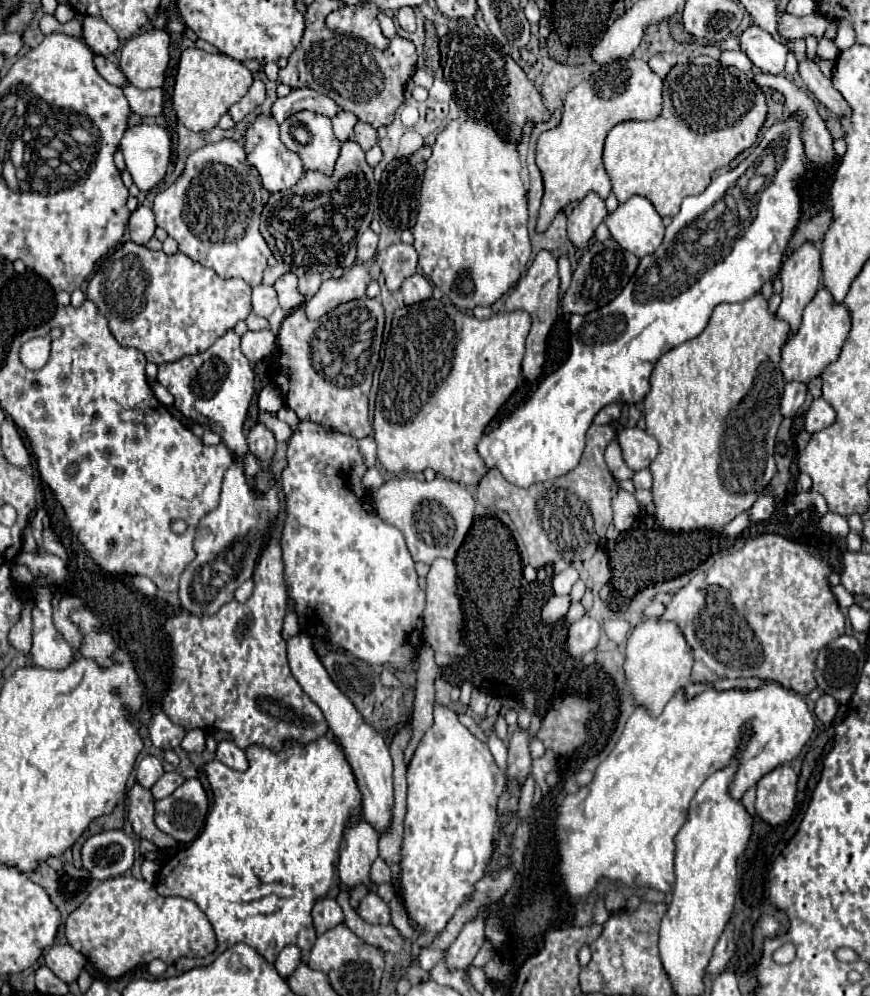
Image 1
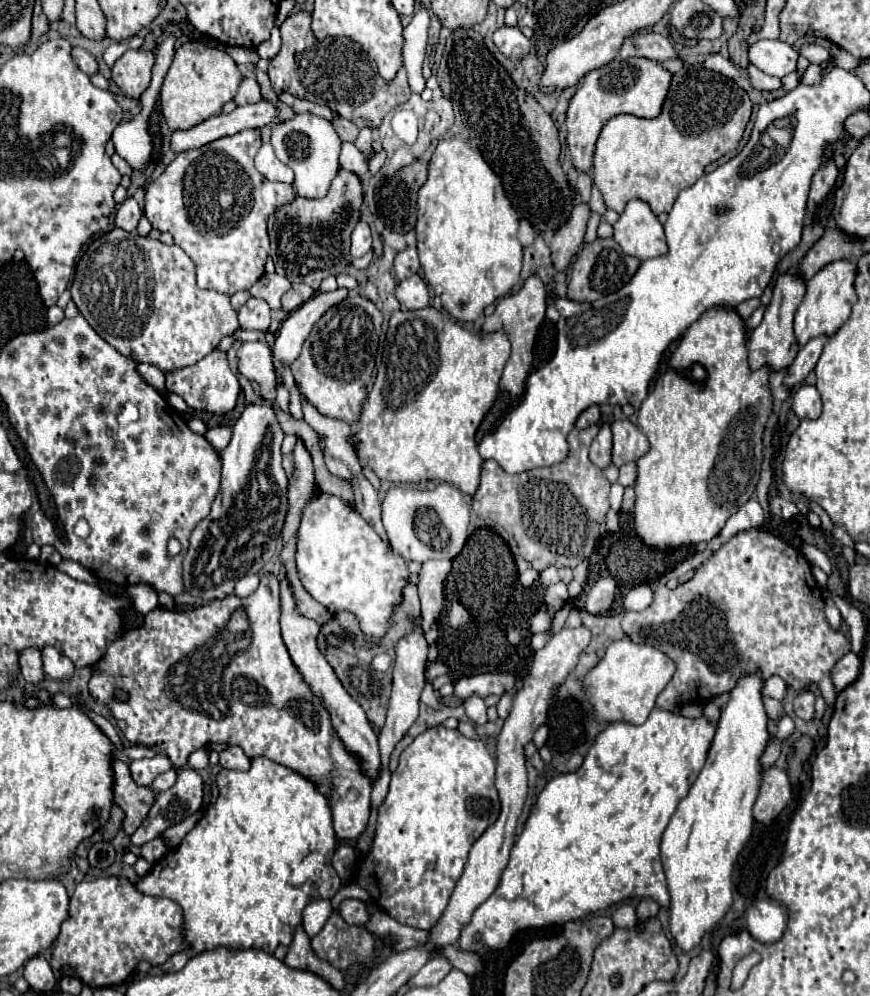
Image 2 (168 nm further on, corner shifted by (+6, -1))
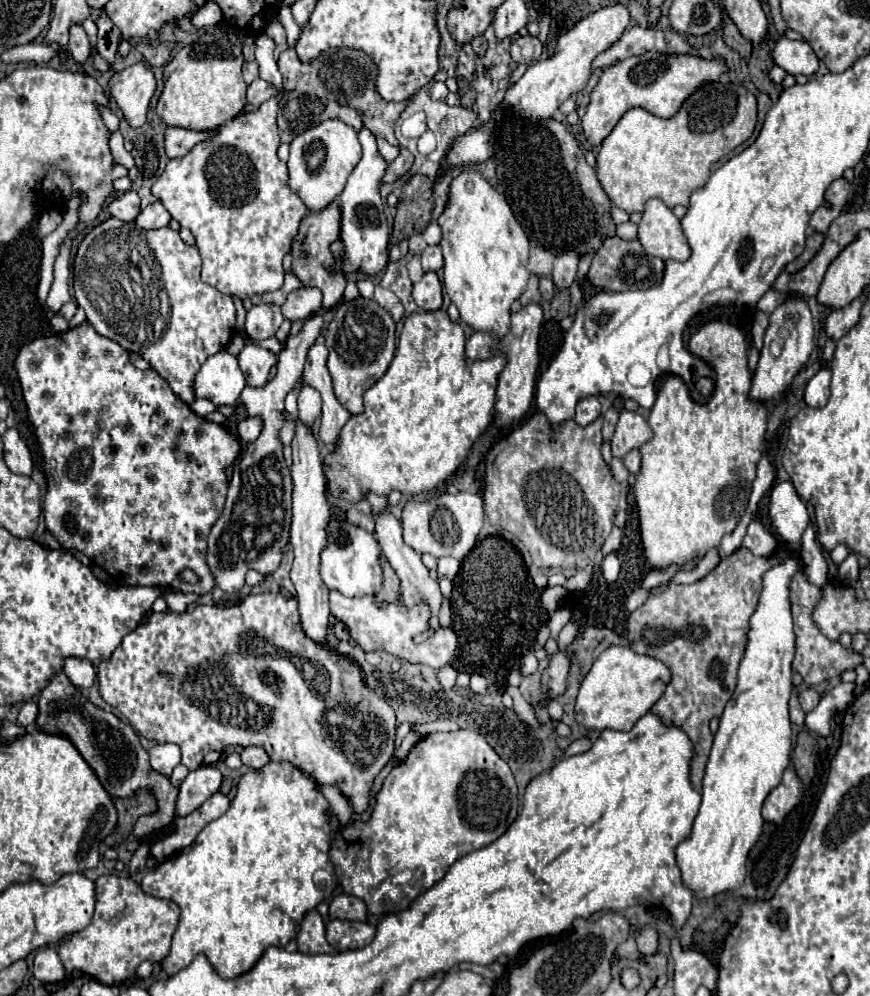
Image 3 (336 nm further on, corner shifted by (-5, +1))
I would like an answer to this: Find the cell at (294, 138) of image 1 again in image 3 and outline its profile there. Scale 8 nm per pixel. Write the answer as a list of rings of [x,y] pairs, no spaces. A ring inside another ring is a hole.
[[[338,119],[322,121],[320,125],[306,129],[304,133],[292,139],[288,159],[288,173],[290,173],[288,185],[292,191],[300,195],[300,199],[306,203],[310,211],[320,211],[344,191],[346,179],[358,165],[360,157],[362,149],[358,143],[358,135],[350,125]]]

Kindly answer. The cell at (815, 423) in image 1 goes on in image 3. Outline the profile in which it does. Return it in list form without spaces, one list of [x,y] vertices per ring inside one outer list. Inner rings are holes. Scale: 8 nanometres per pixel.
[[[820,369],[806,385],[804,401],[808,407],[824,407],[830,397],[830,369]]]

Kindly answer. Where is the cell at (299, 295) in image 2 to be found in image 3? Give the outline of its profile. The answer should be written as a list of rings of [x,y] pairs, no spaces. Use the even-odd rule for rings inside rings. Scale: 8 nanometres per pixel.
[[[300,287],[292,291],[282,305],[282,315],[290,321],[306,321],[310,315],[322,309],[320,289],[316,287]]]

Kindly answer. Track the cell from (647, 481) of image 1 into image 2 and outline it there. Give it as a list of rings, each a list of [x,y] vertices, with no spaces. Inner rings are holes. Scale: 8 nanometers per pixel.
[[[631,461],[631,463],[625,463],[625,465],[619,467],[619,479],[617,479],[619,485],[623,485],[623,487],[633,485],[635,479],[637,479],[637,467],[635,467],[633,461]]]

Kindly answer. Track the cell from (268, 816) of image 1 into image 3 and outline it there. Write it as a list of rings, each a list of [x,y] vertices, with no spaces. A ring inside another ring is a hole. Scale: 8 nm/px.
[[[270,761],[264,769],[246,771],[236,785],[230,809],[222,817],[210,821],[190,847],[166,859],[144,877],[144,893],[170,899],[178,903],[182,911],[170,955],[162,961],[164,971],[176,975],[190,965],[198,953],[204,953],[218,975],[232,979],[246,973],[266,947],[286,947],[286,943],[296,937],[306,913],[324,901],[324,893],[314,885],[312,875],[318,869],[334,875],[334,865],[330,861],[334,839],[330,809],[332,807],[322,795],[320,785],[292,763]]]

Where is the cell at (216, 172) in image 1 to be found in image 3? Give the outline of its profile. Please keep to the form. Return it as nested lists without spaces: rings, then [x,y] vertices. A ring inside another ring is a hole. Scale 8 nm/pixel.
[[[260,35],[256,39],[256,63],[260,67],[260,79],[268,81],[274,89],[278,89],[278,93],[272,99],[264,101],[258,109],[234,117],[220,129],[216,137],[198,143],[188,155],[172,159],[158,181],[152,185],[152,195],[162,201],[170,217],[192,231],[196,247],[202,255],[202,281],[218,289],[220,293],[238,299],[280,289],[280,285],[284,283],[282,259],[290,251],[290,243],[298,233],[302,217],[308,213],[304,201],[300,201],[300,195],[288,189],[288,167],[276,155],[276,149],[280,145],[276,113],[280,97],[284,95],[284,85],[272,51],[274,41],[268,35]]]

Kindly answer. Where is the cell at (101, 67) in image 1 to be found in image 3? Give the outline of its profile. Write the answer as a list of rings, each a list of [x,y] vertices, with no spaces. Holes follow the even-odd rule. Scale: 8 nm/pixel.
[[[72,25],[70,27],[68,49],[70,49],[70,55],[74,57],[74,61],[78,61],[80,65],[84,65],[90,59],[90,41],[88,41],[82,25]]]

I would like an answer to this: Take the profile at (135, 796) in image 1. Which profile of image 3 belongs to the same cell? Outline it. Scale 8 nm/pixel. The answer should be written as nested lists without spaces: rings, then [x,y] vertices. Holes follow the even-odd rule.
[[[60,671],[56,673],[50,683],[42,689],[38,699],[38,719],[36,725],[44,733],[54,735],[66,735],[80,755],[86,759],[86,763],[94,769],[100,783],[112,797],[134,797],[140,789],[152,789],[152,795],[156,799],[156,811],[149,815],[141,816],[132,831],[138,839],[150,837],[154,831],[160,831],[168,827],[174,819],[174,803],[176,803],[176,787],[170,783],[166,775],[156,773],[148,763],[148,751],[140,745],[138,735],[134,729],[126,723],[122,723],[114,713],[102,711],[90,699],[86,699],[78,687],[70,683],[70,679]]]

